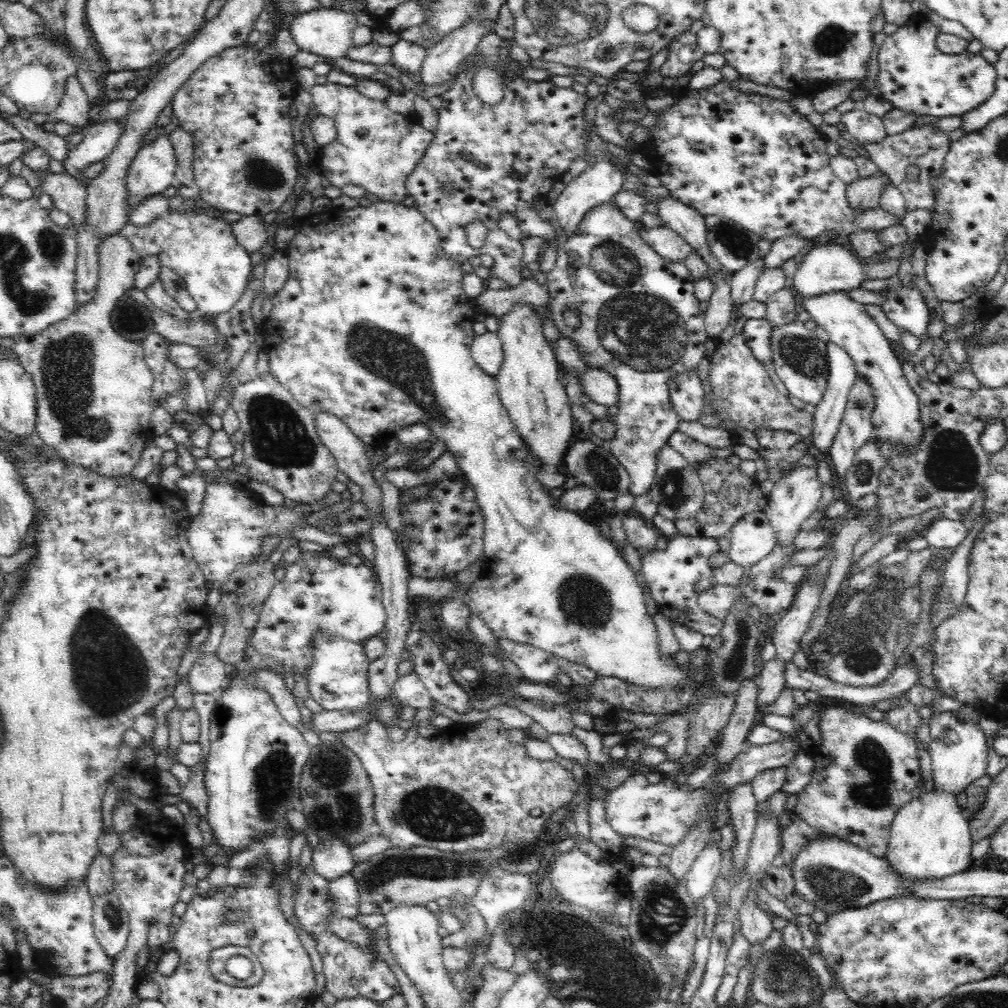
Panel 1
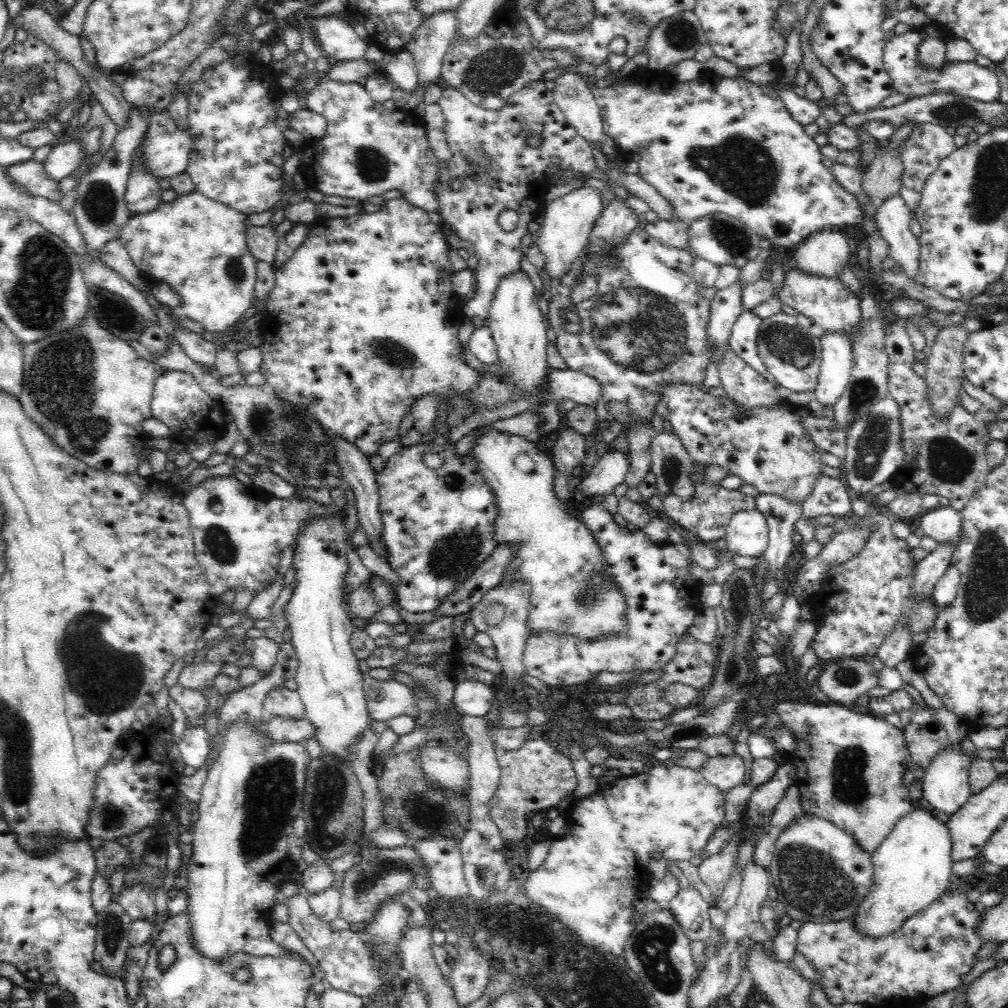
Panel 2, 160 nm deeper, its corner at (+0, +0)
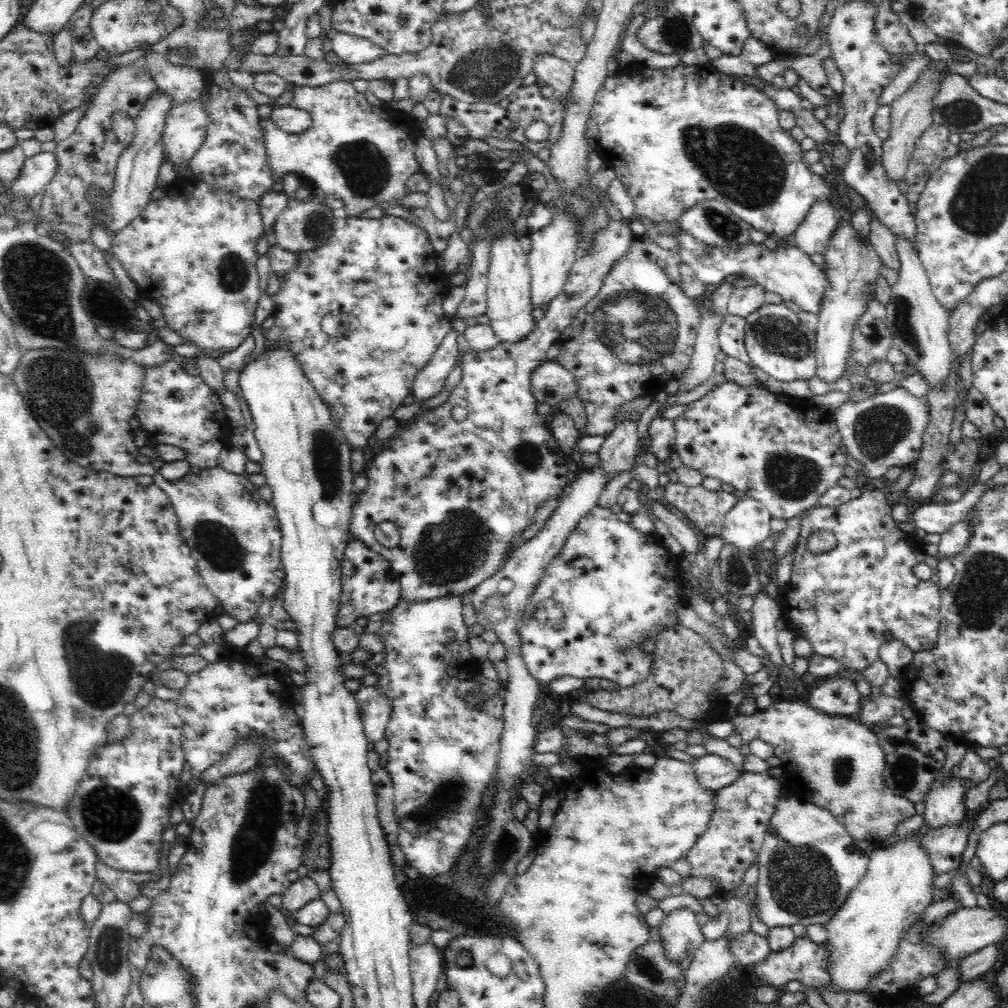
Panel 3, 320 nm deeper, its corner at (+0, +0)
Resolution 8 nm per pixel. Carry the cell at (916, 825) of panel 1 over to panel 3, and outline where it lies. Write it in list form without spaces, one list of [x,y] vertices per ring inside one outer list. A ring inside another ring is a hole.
[[[908,836],[906,840],[900,840],[894,846],[872,852],[864,876],[848,892],[844,904],[824,924],[827,938],[822,945],[826,949],[826,961],[828,961],[826,973],[830,977],[830,984],[822,986],[820,990],[828,1002],[831,1002],[833,995],[838,992],[863,992],[870,981],[890,964],[900,939],[904,938],[908,930],[916,926],[920,914],[937,897],[938,893],[932,888],[932,880],[934,880],[932,863],[926,851],[919,846],[919,840],[915,836]]]

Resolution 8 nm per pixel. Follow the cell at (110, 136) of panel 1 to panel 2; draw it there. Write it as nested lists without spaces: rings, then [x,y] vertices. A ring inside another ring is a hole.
[[[61,142],[57,146],[52,146],[52,151],[41,166],[50,179],[59,181],[70,176],[83,159],[85,155],[81,142]]]

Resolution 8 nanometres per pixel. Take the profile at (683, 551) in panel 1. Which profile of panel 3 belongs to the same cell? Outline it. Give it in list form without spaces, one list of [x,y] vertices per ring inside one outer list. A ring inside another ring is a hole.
[[[592,507],[589,513],[581,518],[578,522],[578,526],[568,535],[566,542],[562,544],[562,550],[552,558],[548,567],[544,570],[544,575],[541,580],[536,584],[536,589],[527,601],[527,612],[532,611],[542,600],[546,598],[556,598],[558,605],[564,609],[564,628],[562,630],[551,630],[550,628],[543,628],[540,624],[534,623],[528,619],[528,614],[525,614],[522,623],[519,625],[519,636],[520,636],[520,655],[522,655],[522,661],[528,669],[528,673],[532,678],[543,682],[548,685],[552,680],[556,678],[562,678],[562,676],[574,676],[574,678],[606,678],[606,680],[613,681],[616,686],[632,686],[636,682],[642,682],[648,674],[650,674],[650,664],[652,664],[652,656],[644,656],[642,653],[641,642],[648,634],[652,636],[658,635],[663,629],[668,626],[677,625],[675,614],[672,611],[675,610],[675,604],[685,604],[682,600],[677,598],[677,586],[682,579],[677,577],[678,566],[681,565],[680,558],[673,556],[666,549],[660,538],[655,533],[643,533],[642,531],[636,530],[631,523],[623,522],[616,517],[615,513],[612,513],[610,509],[604,509],[604,507]],[[620,646],[629,646],[627,651],[618,651]]]

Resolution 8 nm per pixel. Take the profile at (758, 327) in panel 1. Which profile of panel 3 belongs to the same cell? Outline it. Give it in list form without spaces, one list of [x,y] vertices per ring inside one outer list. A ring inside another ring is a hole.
[[[734,315],[722,317],[722,322],[716,330],[720,348],[724,355],[736,358],[752,367],[752,362],[744,347],[744,318]]]

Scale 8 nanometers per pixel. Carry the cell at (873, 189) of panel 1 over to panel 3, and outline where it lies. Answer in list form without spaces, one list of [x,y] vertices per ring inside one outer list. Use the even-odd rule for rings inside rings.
[[[932,60],[922,70],[917,82],[914,82],[914,85],[905,94],[902,94],[894,103],[890,104],[892,130],[888,140],[883,141],[884,154],[882,156],[882,165],[890,180],[898,183],[904,179],[916,142],[934,123],[934,98],[940,92],[940,84],[948,76],[952,77],[949,66],[944,61]]]

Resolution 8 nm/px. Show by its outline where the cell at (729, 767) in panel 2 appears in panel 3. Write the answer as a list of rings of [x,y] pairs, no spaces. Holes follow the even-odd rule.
[[[710,753],[697,758],[692,763],[692,769],[694,769],[696,781],[712,792],[732,784],[740,774],[732,761]]]

